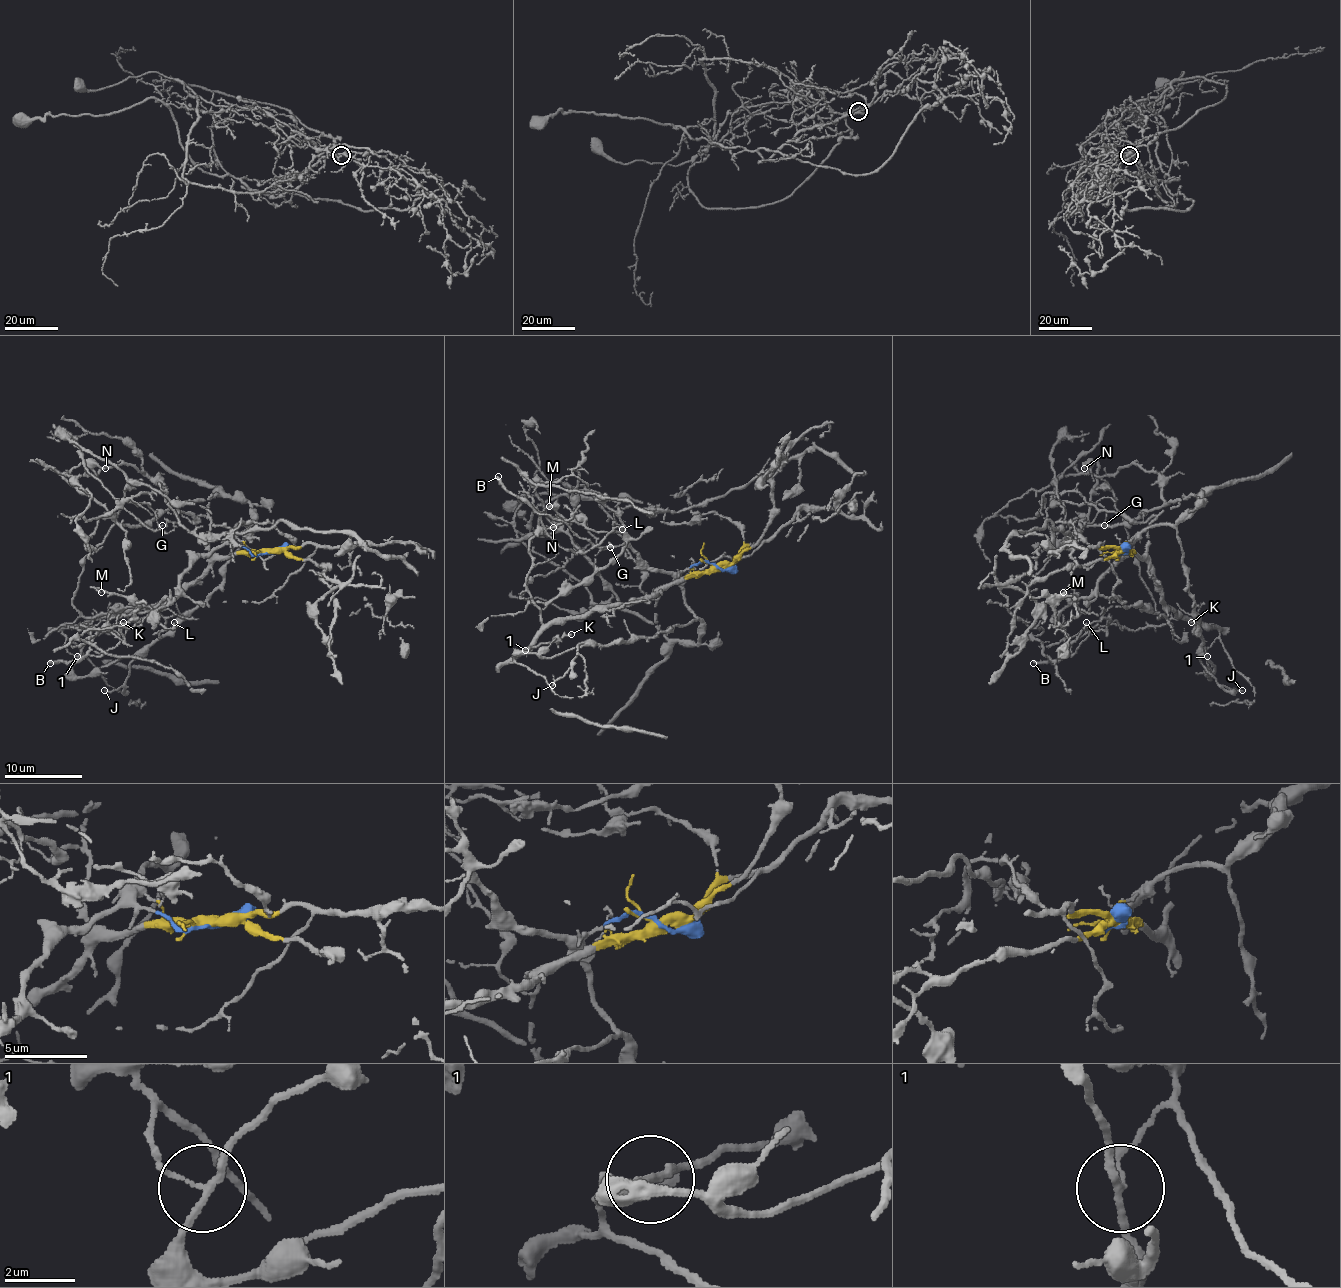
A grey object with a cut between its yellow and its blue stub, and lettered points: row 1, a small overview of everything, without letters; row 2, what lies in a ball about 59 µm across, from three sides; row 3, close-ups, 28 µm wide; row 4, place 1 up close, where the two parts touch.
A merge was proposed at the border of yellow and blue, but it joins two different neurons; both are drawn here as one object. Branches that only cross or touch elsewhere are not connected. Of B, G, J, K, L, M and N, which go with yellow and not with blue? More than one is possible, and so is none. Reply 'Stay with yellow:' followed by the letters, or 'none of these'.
Stay with yellow: none of these

